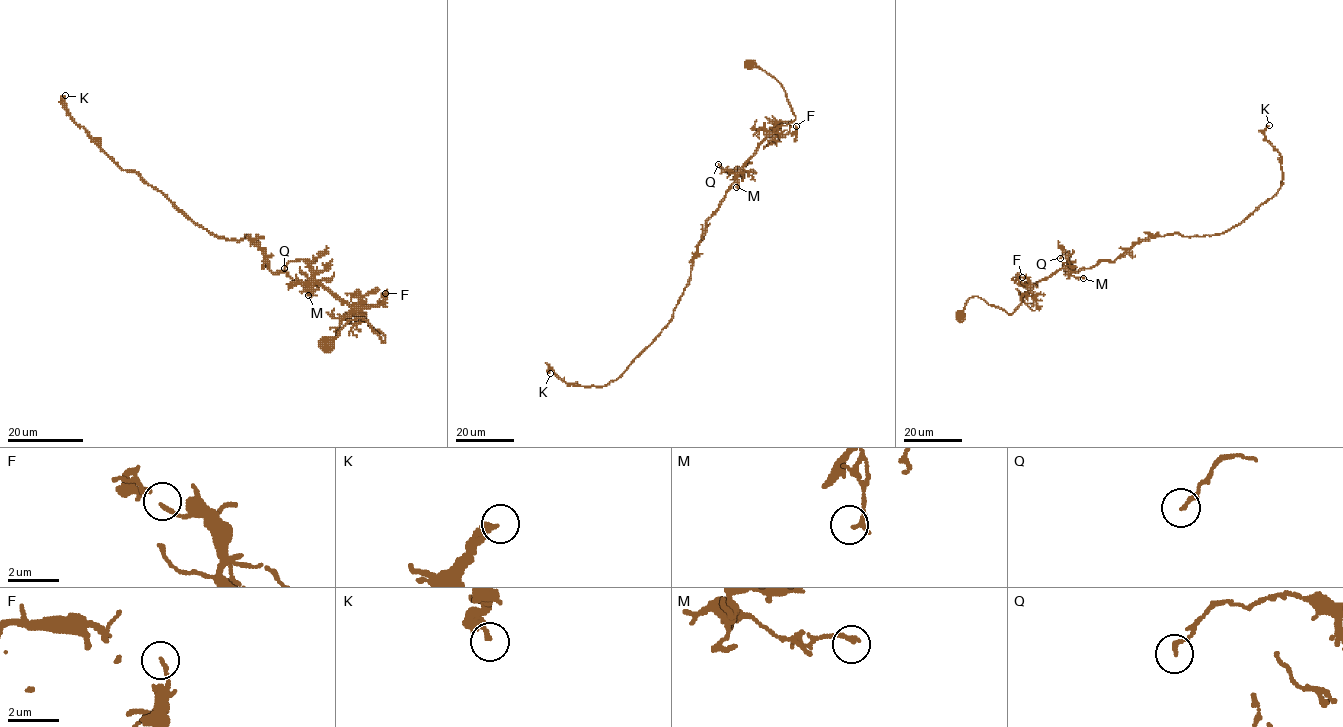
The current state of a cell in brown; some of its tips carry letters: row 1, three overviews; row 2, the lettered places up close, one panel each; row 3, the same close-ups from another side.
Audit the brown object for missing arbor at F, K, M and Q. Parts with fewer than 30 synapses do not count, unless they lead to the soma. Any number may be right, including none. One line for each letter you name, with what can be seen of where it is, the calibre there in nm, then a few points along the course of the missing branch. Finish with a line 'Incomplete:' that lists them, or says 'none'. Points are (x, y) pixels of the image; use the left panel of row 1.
Incomplete: none

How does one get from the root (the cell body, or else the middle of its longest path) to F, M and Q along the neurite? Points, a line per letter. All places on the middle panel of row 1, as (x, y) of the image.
F: (750, 63), (778, 81), (796, 117), (772, 132), (787, 135), (795, 132), (796, 126)
M: (750, 63), (778, 81), (796, 118), (777, 127), (759, 145), (736, 175), (736, 187)
Q: (750, 63), (778, 81), (796, 118), (777, 127), (740, 170), (727, 173), (718, 164)

